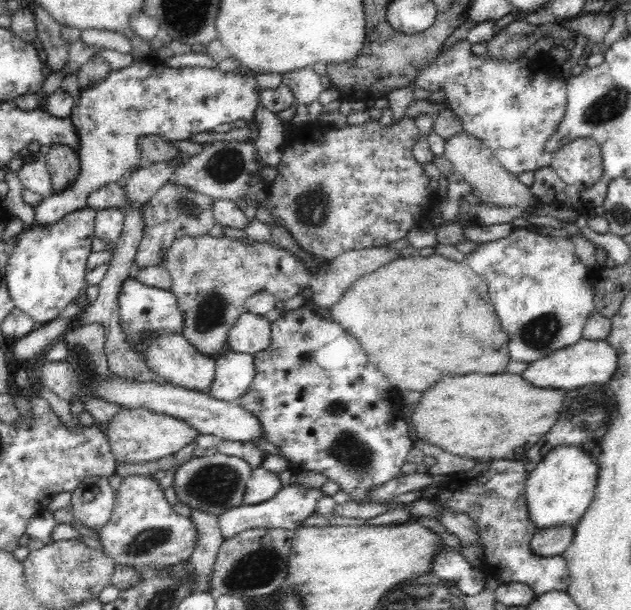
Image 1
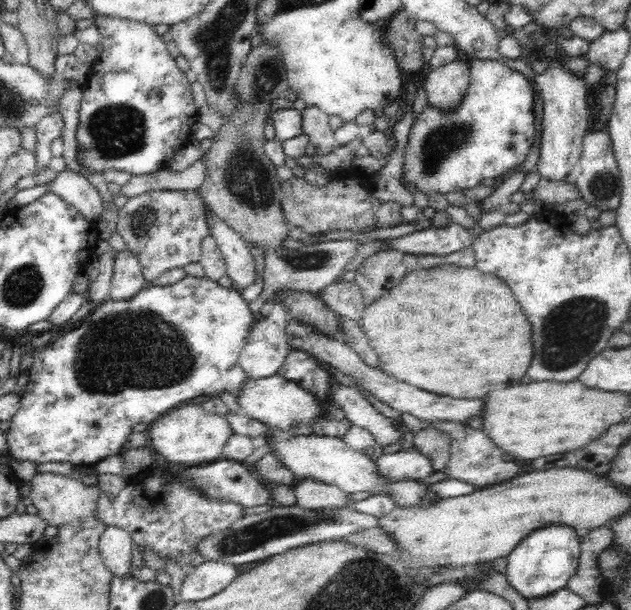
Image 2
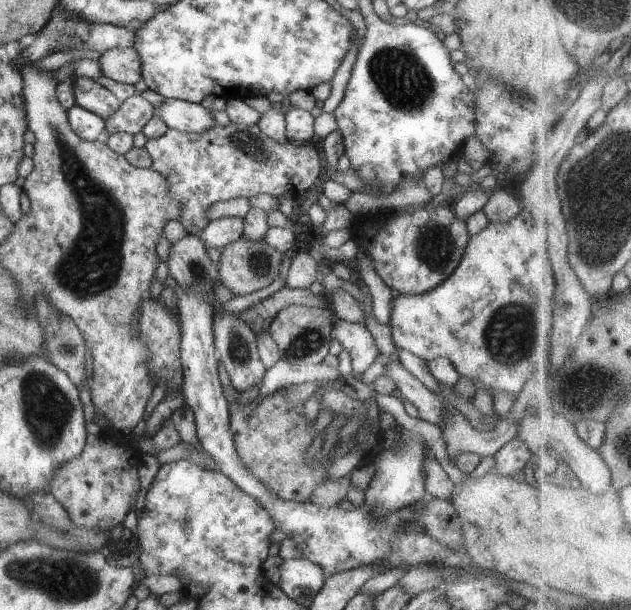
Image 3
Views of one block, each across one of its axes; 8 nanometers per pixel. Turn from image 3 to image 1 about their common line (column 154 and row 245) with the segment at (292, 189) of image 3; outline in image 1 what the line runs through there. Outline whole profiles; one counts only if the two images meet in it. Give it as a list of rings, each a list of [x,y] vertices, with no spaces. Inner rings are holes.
[[[169,180],[166,184],[148,200],[143,206],[142,238],[140,247],[135,254],[133,262],[136,268],[158,266],[162,260],[162,254],[167,254],[170,244],[184,236],[204,236],[216,226],[212,199],[175,182]]]

